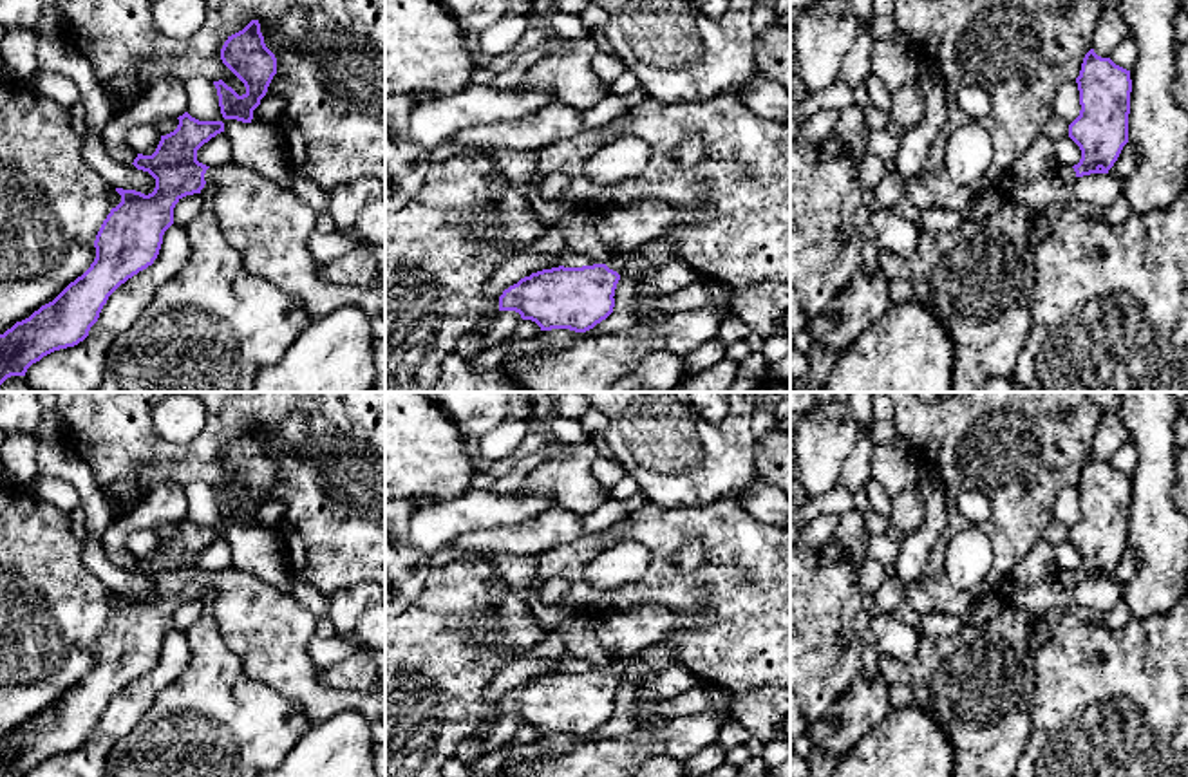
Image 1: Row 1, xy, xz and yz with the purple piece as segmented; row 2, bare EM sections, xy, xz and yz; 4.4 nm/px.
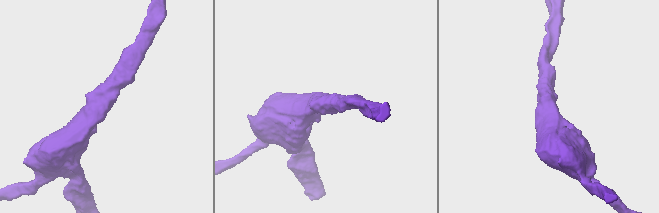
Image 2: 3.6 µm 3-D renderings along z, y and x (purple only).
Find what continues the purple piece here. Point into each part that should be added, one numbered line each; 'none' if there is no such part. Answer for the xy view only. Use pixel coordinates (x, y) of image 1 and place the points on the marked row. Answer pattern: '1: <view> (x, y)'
1: xy (270, 226)

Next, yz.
1: yz (1067, 176)

